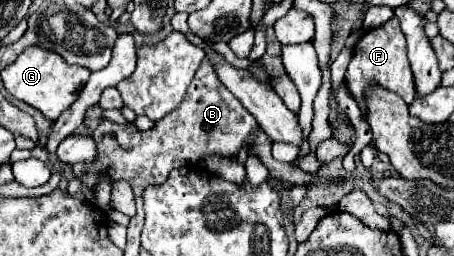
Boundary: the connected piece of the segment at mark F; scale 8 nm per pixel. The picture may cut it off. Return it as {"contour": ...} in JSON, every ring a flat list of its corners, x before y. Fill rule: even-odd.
{"contour":[[389,18,385,24,381,24,375,30,369,30,361,36,361,40,355,44,353,48,353,58,349,62,345,74,345,82,347,88,351,90,351,94,357,98,357,103,363,117,367,114,367,106,365,106,365,86,369,82,377,82,379,86,383,86,385,90,391,90,395,94,399,94,407,104,411,104,411,100,415,98,415,90,413,90,413,76,411,76,411,68,407,64,407,48,405,48,405,36,399,28,399,20]]}

